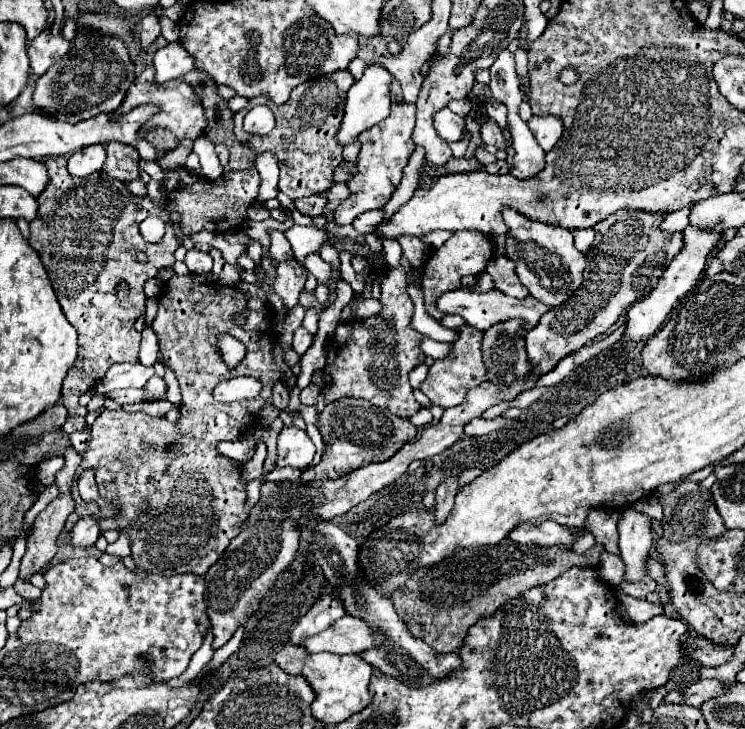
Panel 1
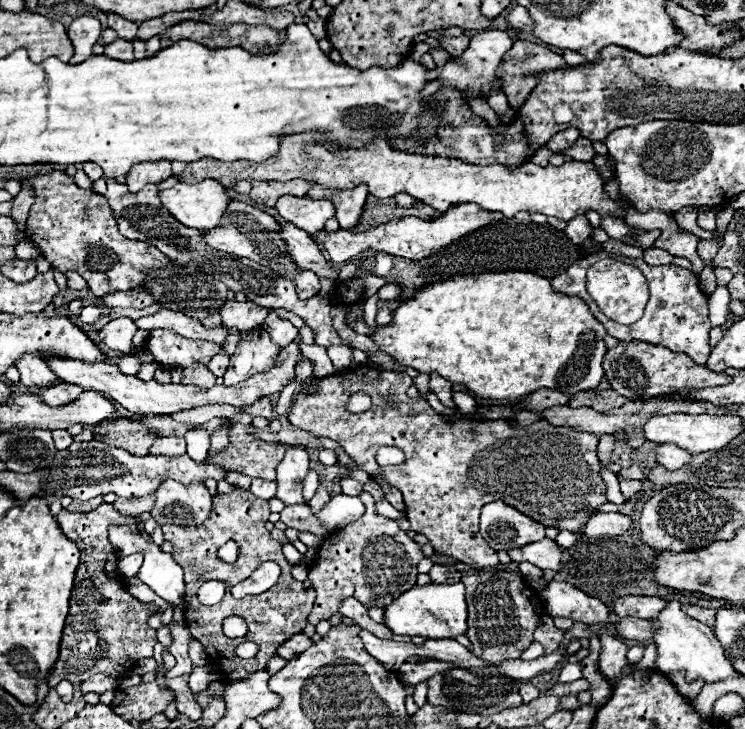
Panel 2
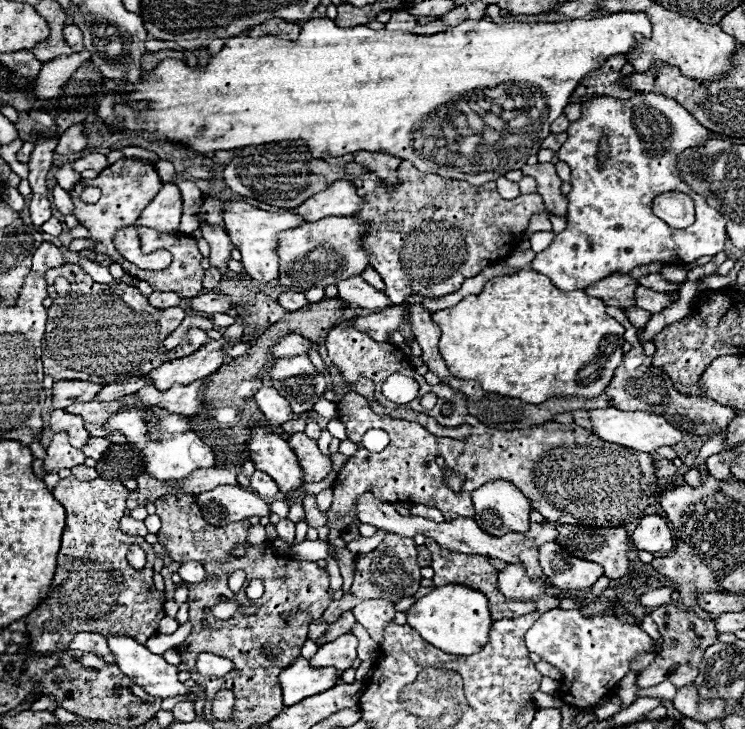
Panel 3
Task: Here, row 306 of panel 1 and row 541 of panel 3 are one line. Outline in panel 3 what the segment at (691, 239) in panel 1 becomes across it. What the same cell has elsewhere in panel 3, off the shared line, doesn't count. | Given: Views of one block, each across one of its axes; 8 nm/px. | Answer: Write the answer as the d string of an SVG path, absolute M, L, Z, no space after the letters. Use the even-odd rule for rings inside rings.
M658 514L644 516L636 530L630 536L630 542L636 550L646 550L646 552L670 552L674 548L670 528L664 518Z

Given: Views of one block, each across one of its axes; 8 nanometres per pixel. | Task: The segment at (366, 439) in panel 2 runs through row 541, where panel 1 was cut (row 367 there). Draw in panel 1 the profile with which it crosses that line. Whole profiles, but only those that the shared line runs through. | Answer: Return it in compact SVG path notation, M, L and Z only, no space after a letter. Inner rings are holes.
M464 324L464 326L456 328L456 334L458 334L458 338L452 342L450 356L446 356L442 360L434 360L434 364L430 366L428 376L420 388L432 404L438 404L442 408L462 404L468 390L472 390L484 382L484 364L482 364L482 350L480 350L482 332Z

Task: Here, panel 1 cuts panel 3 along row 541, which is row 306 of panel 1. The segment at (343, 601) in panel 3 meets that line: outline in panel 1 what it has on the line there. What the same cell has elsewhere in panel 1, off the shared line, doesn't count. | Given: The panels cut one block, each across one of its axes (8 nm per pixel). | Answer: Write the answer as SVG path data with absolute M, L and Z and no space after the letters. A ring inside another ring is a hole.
M402 260L402 268L388 268L382 266L380 276L382 282L382 314L372 316L364 322L352 320L338 324L336 332L332 334L328 346L326 346L326 366L324 370L332 376L332 384L326 390L326 402L338 400L342 396L352 398L364 398L370 400L376 406L388 408L390 412L408 418L420 410L420 404L412 396L412 386L408 384L408 372L418 366L424 358L420 350L420 338L422 334L412 332L410 318L414 304L408 296L408 280L406 274L412 270L412 266Z

